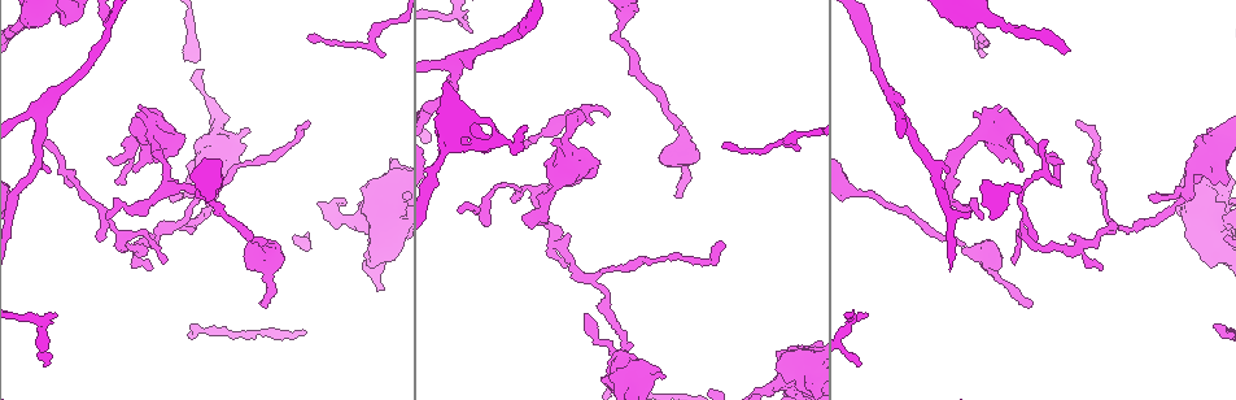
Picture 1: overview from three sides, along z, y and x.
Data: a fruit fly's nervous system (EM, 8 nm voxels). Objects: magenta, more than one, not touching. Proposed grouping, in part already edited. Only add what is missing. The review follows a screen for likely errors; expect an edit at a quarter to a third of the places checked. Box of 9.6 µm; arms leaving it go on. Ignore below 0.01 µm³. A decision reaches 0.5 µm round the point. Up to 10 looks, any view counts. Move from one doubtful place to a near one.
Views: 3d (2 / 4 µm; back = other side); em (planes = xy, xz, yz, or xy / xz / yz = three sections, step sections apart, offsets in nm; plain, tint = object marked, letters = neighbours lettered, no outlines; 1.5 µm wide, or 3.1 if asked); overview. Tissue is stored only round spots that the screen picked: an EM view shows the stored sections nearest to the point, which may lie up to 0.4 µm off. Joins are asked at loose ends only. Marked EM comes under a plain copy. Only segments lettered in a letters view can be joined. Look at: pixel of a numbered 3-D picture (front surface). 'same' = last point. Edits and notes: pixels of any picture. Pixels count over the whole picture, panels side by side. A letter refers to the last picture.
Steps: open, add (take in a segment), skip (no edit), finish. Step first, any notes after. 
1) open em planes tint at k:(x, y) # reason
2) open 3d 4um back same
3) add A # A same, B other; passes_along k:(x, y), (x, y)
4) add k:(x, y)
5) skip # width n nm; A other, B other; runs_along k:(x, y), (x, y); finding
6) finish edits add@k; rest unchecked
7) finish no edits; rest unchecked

open 3d 4um at 1:(581, 179) # free end

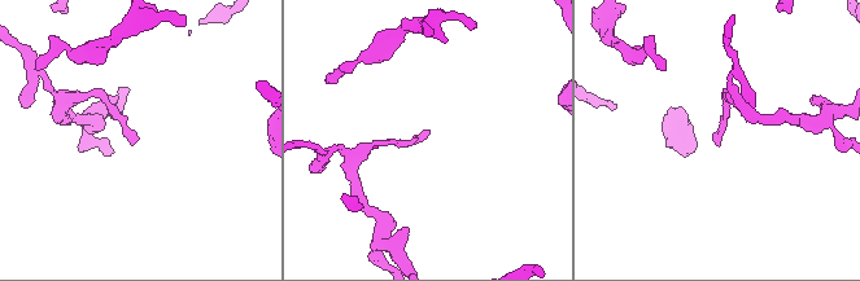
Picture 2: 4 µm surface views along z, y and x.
open em yz step 8 letters at 2:(131, 143) # now the EM

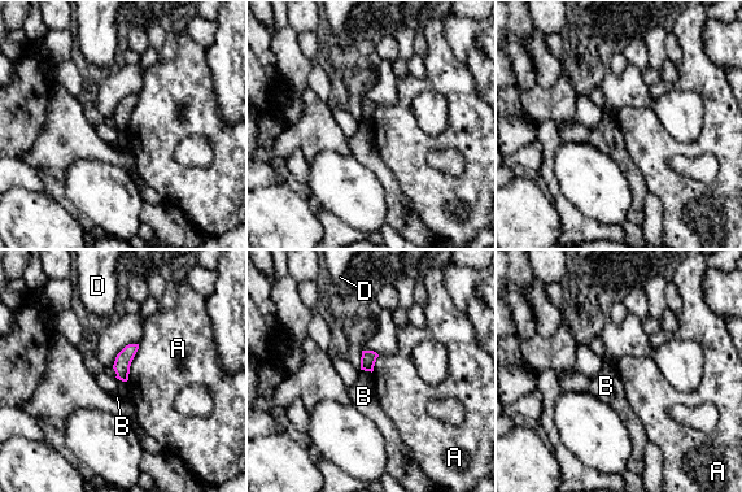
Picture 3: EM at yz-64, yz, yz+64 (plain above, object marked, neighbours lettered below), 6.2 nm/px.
skip # A other, B other, D other; border 3:(359, 369), (371, 373); none of them fits

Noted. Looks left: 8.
open 3d 2um at 1:(980, 216) # free end

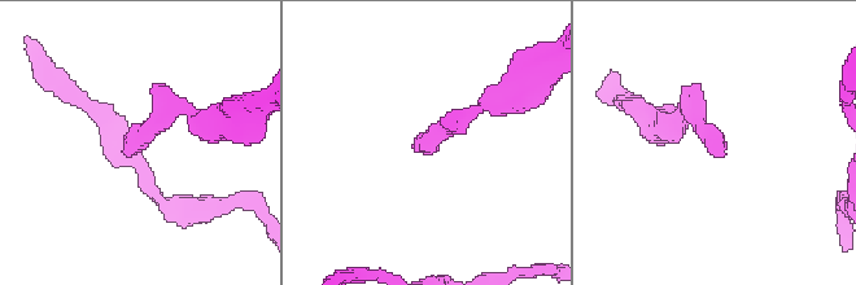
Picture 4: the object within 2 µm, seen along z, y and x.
open em planes letters at 4:(720, 151) # now the EM

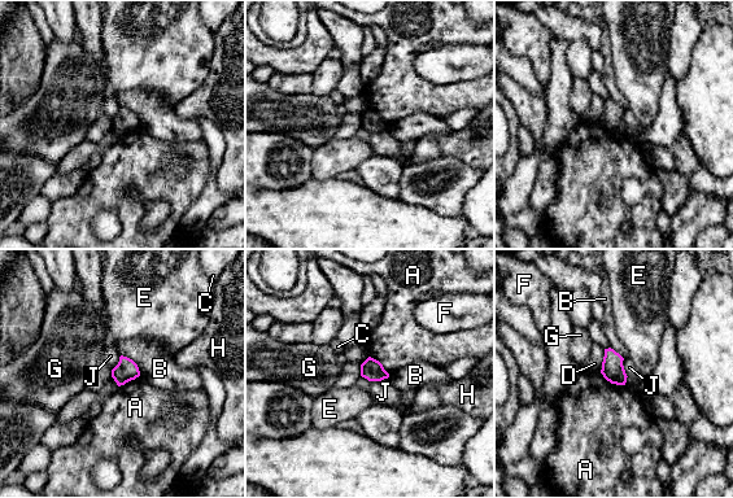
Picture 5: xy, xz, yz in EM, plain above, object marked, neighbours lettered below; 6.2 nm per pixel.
skip # A other, B other, C other, D other, E other, F other, G other, H other, J other; border 5:(600, 372), (611, 383), (624, 385); none of them fits

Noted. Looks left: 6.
open 3d 2um at 1:(485, 223) # branch stops here

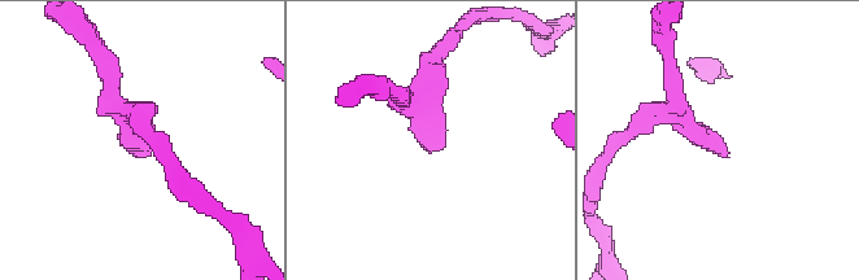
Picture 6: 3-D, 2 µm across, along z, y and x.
open em xz step 4 tint at 6:(138, 157) # shape alone is not enough

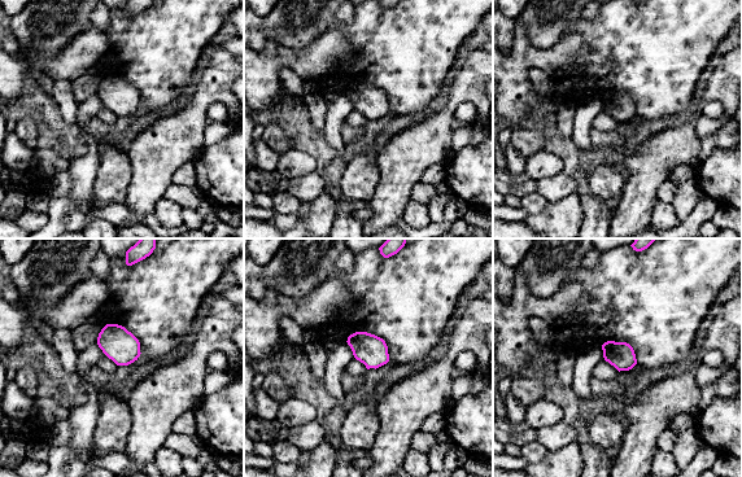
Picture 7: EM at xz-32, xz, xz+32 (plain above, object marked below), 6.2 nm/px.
open em planes letters same # cut it another way

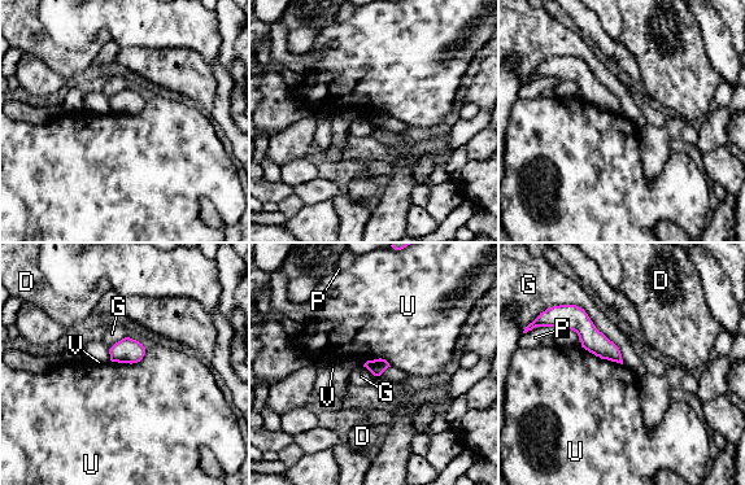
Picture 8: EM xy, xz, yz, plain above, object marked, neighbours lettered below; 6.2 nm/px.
skip # width 100 nm; D other, G other, P other, U other, V other; border 8:(146, 349), (136, 362), (110, 361); no lettered segment goes on from it

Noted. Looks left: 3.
open em xy step 4 tint at 1:(976, 113) # free end

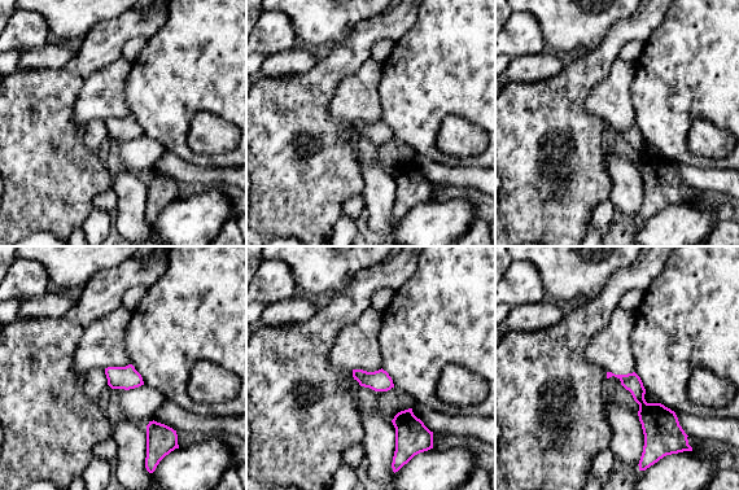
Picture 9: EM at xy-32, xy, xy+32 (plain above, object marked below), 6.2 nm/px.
open em xz step 8 letters same

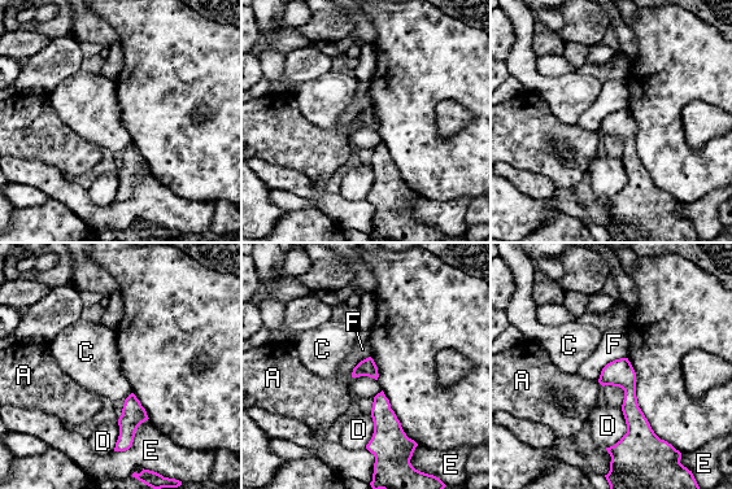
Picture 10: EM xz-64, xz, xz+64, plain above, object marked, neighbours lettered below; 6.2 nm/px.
skip # A other, C other, D other, E other, F other; runs_along 10:(624, 361), (632, 432), (619, 445); none of them fits

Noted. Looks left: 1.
finish no edits; rest unchecked

